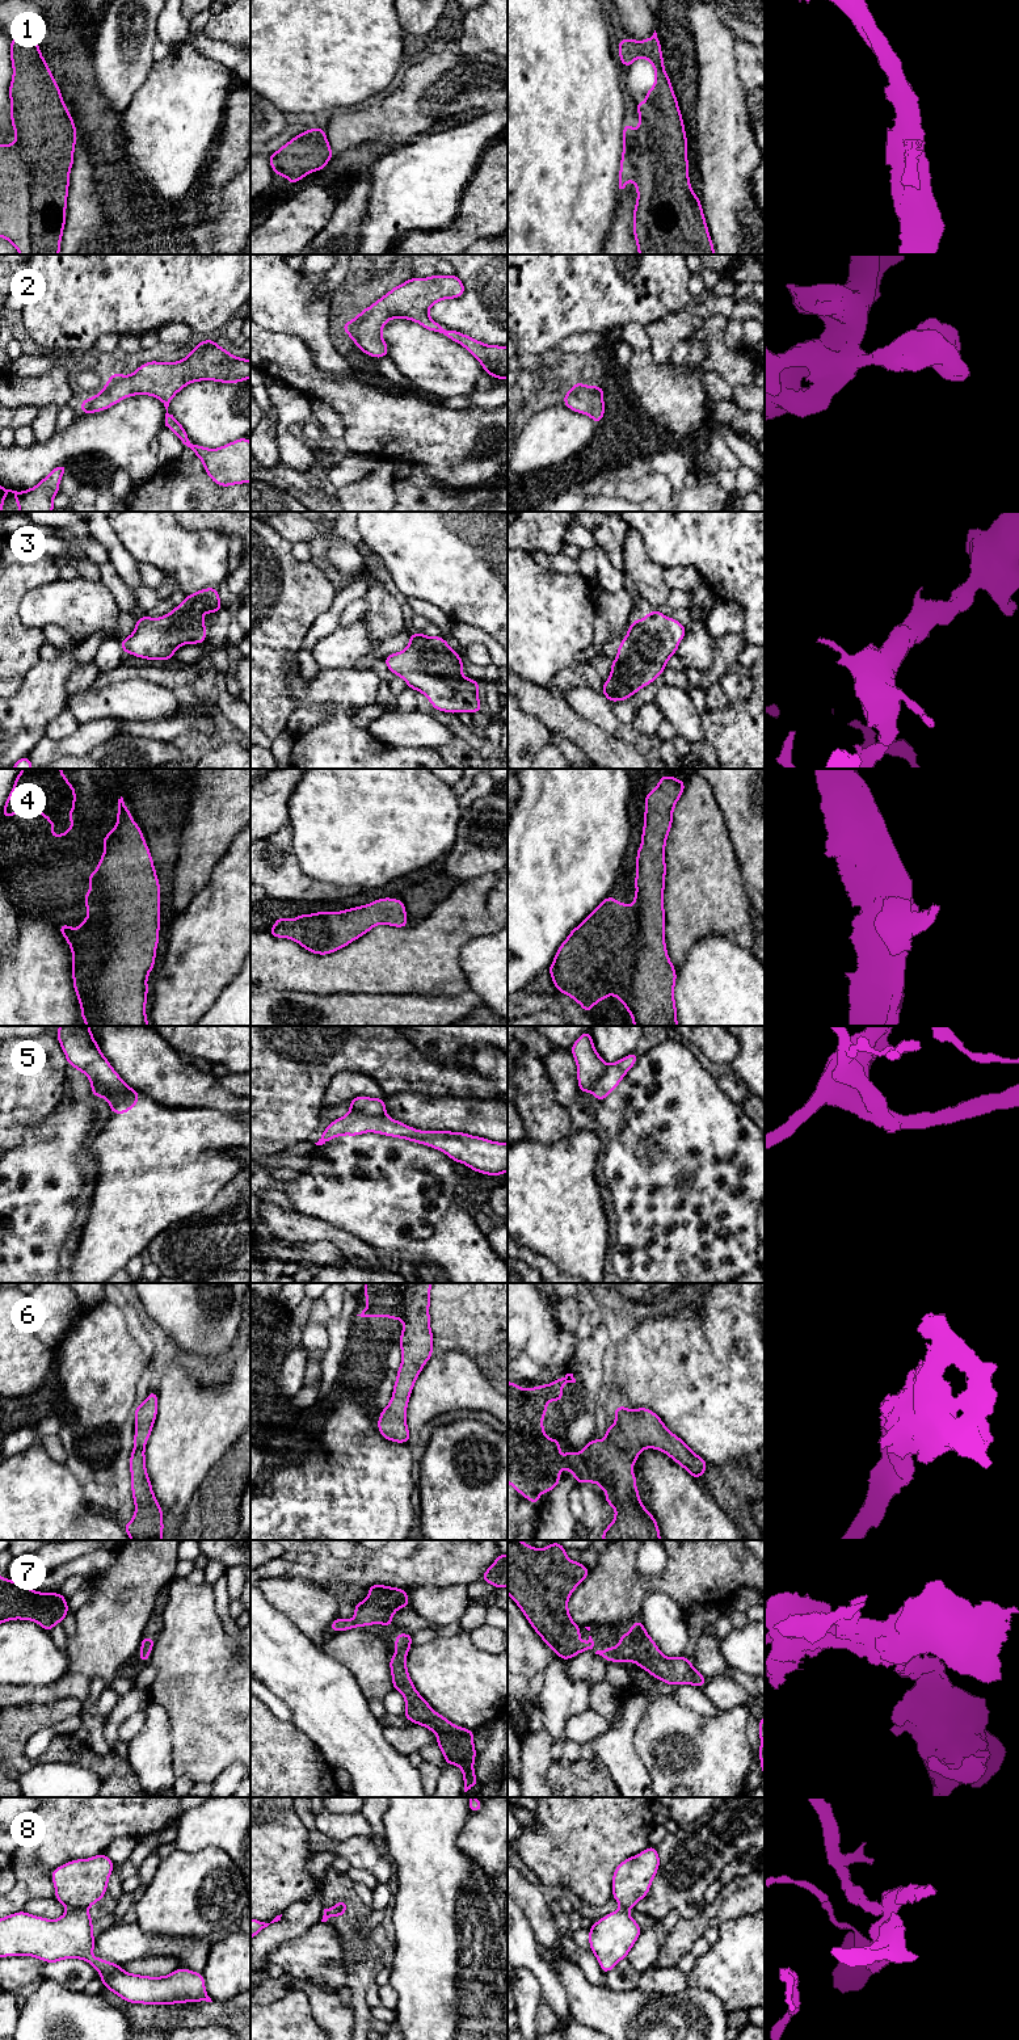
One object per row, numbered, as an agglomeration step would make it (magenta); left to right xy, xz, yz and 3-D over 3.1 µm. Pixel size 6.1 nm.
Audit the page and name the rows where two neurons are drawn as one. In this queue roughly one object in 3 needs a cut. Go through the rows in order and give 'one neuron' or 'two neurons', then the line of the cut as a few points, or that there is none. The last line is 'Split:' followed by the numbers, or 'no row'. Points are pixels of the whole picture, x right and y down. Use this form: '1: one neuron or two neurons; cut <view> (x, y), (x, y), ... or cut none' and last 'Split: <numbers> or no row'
1: one neuron; cut none
2: one neuron; cut none
3: one neuron; cut none
4: one neuron; cut none
5: two neurons; cut xz (350, 1110), (373, 1115), (384, 1114)
6: one neuron; cut none
7: one neuron; cut none
8: two neurons; cut xy (68, 1908), (87, 1909)
Split: 5, 8

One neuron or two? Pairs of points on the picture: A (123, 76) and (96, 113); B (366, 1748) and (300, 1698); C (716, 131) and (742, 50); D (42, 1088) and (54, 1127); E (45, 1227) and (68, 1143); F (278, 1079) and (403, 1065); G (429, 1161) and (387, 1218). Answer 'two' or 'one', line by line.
A: two
B: one
C: two
D: two
E: one
F: one
G: one

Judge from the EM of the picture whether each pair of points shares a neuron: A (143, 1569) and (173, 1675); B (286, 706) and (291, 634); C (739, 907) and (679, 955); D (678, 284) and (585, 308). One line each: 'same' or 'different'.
A: different
B: same
C: same
D: same

